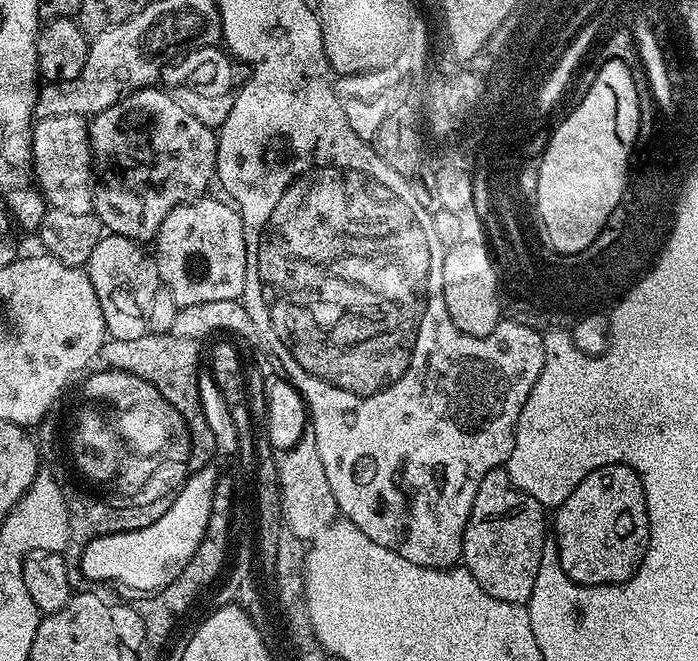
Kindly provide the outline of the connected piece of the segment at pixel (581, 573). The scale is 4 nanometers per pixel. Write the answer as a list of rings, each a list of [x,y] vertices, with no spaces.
[[[601,464],[586,474],[570,498],[559,501],[554,520],[554,551],[562,570],[575,584],[595,586],[598,584],[623,584],[640,568],[648,553],[648,498],[635,468],[625,464]]]

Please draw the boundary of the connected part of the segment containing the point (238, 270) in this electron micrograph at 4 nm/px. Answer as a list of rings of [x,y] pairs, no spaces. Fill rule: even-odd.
[[[197,198],[189,200],[186,204],[174,206],[170,214],[162,222],[162,226],[156,231],[154,241],[154,259],[158,270],[160,271],[160,283],[169,288],[170,293],[174,296],[174,302],[179,307],[193,306],[194,303],[221,301],[222,299],[240,300],[244,295],[244,279],[246,278],[246,238],[244,237],[244,223],[240,221],[239,211],[231,203],[223,204],[220,200],[208,200],[209,198]]]

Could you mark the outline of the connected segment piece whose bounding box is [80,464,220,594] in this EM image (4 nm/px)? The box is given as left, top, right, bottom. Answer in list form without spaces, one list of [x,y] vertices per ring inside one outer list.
[[[208,465],[195,469],[192,475],[179,490],[176,500],[170,502],[162,518],[152,525],[138,530],[127,530],[124,533],[99,536],[85,543],[80,560],[80,568],[83,574],[90,580],[116,580],[132,590],[140,590],[143,594],[157,592],[170,585],[176,577],[180,576],[185,565],[195,555],[197,548],[203,540],[207,526],[209,526],[210,514],[213,510],[213,497],[215,486],[218,484],[220,472],[215,465]]]

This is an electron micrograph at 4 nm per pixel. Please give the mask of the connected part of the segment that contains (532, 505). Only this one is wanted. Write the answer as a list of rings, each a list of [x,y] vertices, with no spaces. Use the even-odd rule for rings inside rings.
[[[503,467],[490,470],[482,482],[478,482],[478,494],[474,498],[474,506],[468,515],[464,531],[463,567],[468,573],[501,604],[527,605],[530,594],[534,594],[534,580],[538,578],[538,566],[546,551],[544,539],[549,539],[550,524],[544,521],[545,505],[539,500],[530,498],[522,489],[515,488],[511,478]]]

